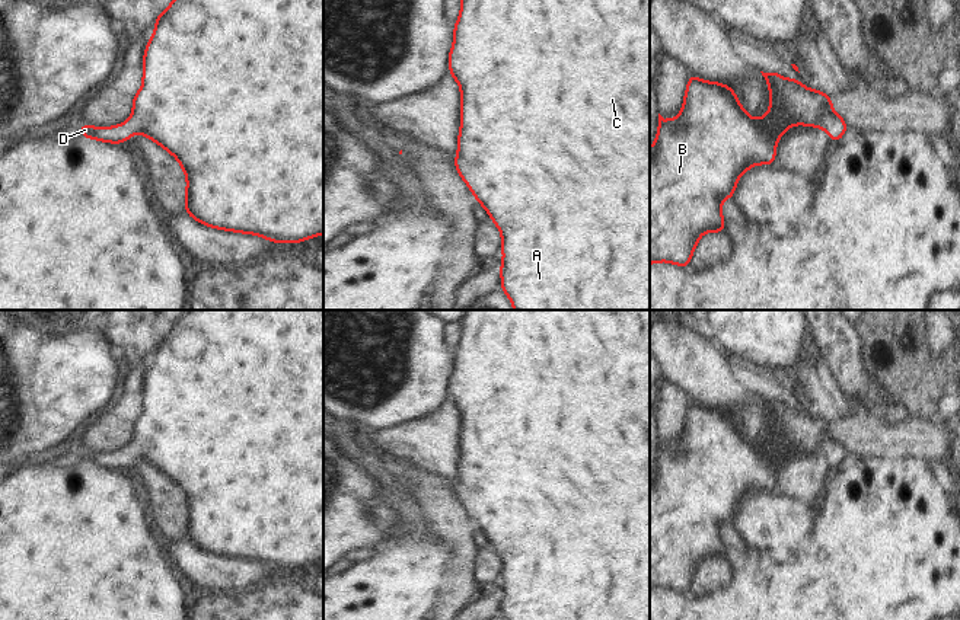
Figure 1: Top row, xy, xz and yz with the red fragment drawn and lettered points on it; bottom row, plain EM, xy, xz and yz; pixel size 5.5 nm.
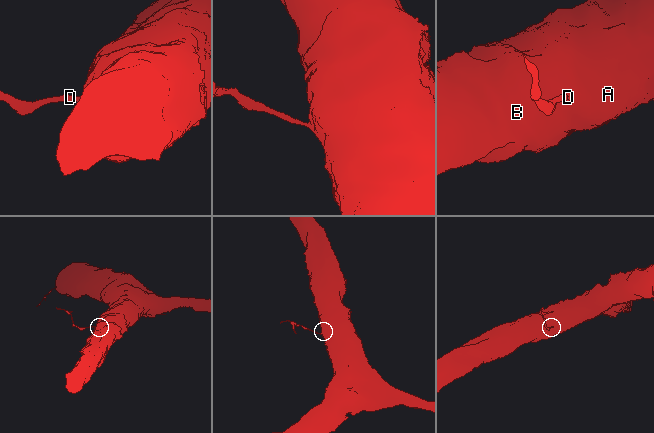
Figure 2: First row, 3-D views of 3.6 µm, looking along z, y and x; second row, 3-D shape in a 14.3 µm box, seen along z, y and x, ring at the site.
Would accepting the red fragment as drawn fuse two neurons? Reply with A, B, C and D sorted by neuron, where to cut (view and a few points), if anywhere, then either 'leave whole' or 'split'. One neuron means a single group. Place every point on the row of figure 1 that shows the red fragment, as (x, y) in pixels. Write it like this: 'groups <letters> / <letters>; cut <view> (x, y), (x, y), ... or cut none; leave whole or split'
groups A B C D; cut none; leave whole

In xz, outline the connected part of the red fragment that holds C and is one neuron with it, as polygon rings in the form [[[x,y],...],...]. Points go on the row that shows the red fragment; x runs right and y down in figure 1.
[[[460,0],[449,73],[460,86],[457,175],[501,233],[501,291],[514,310],[650,310],[650,0]]]

